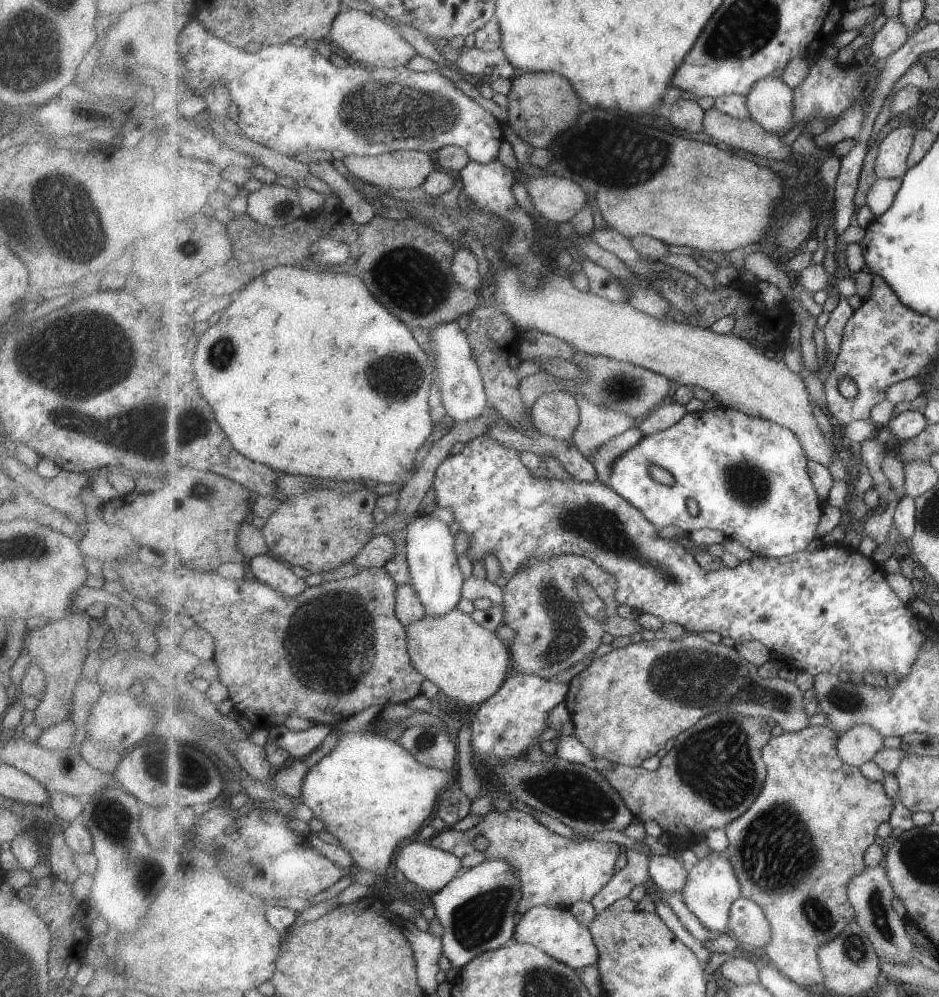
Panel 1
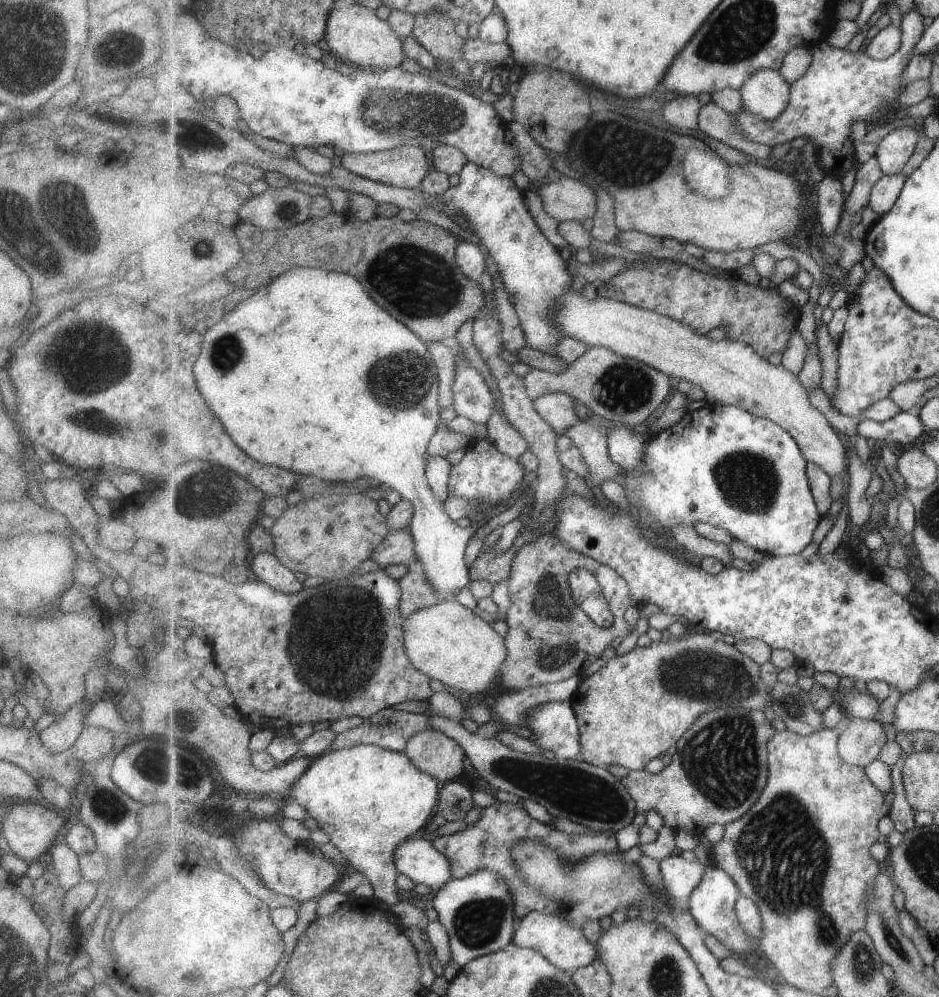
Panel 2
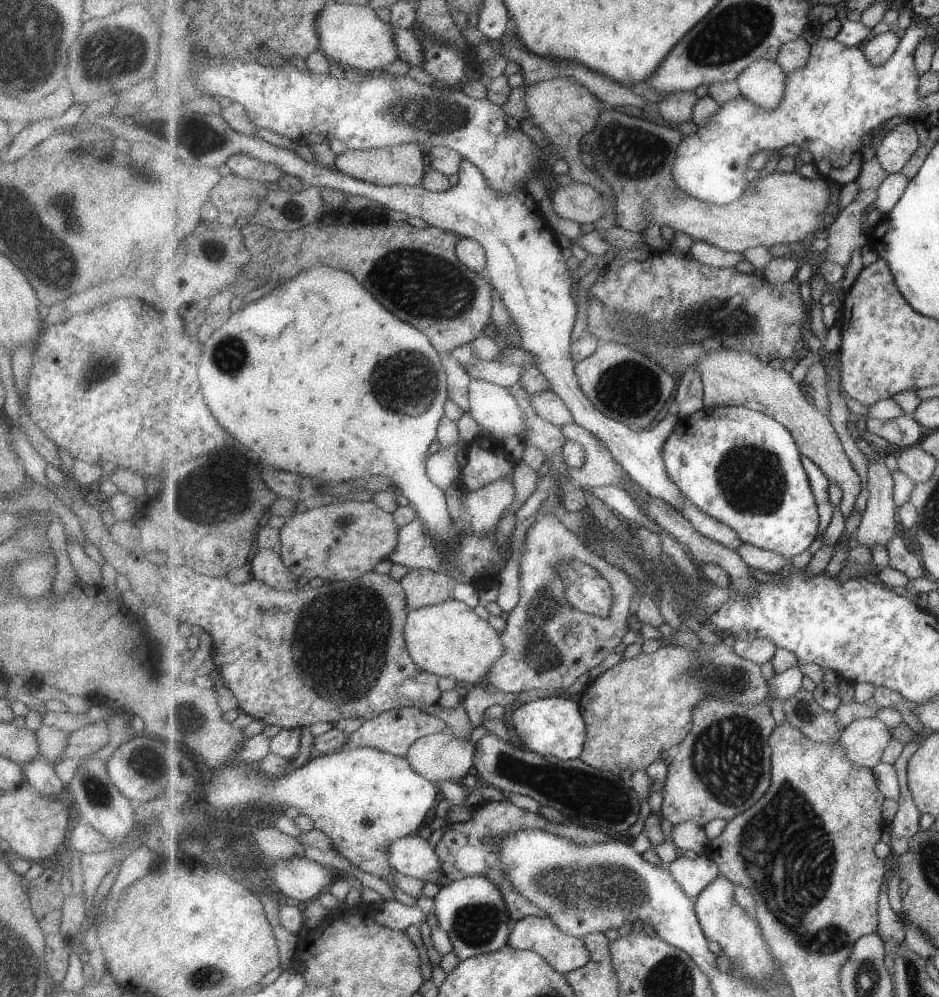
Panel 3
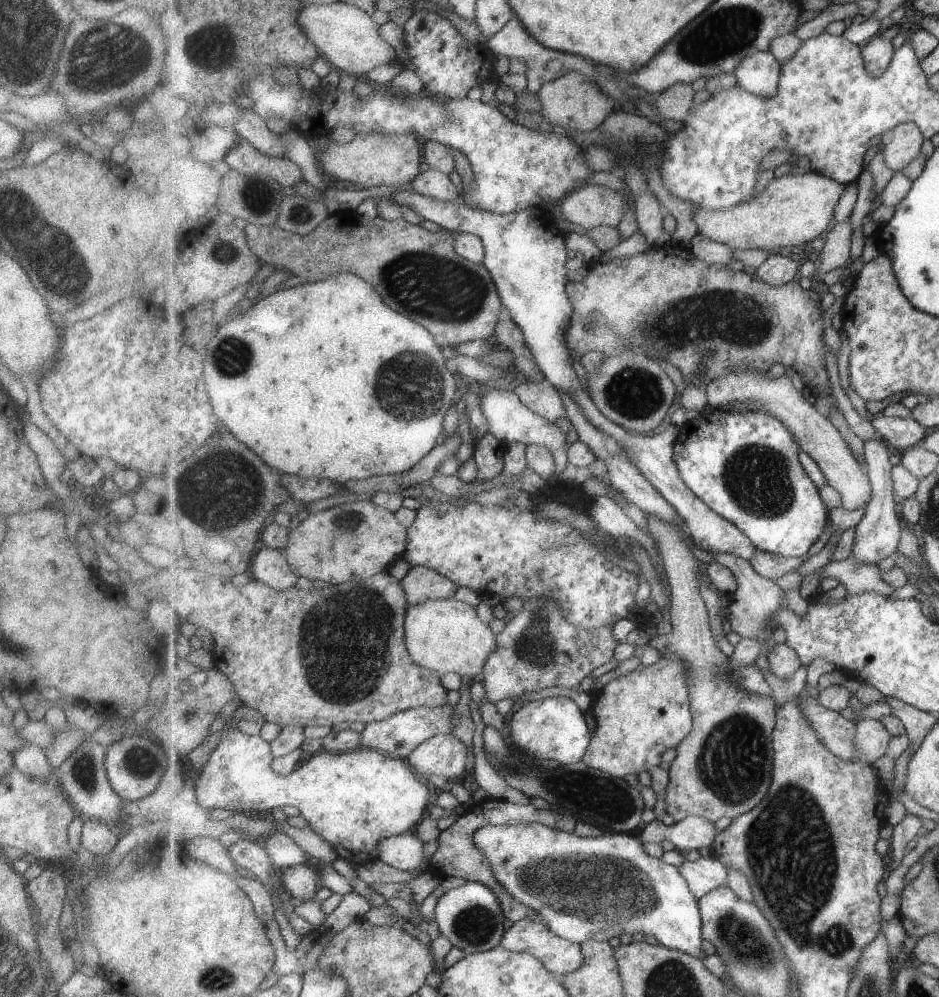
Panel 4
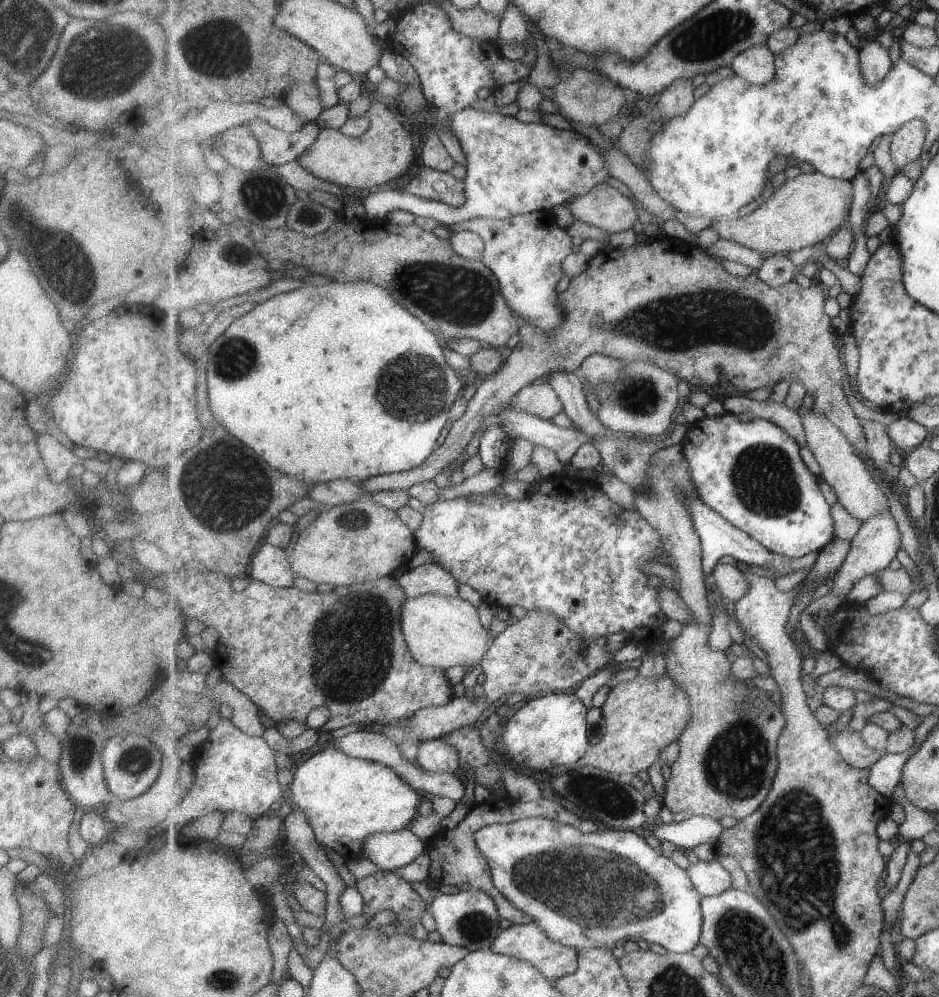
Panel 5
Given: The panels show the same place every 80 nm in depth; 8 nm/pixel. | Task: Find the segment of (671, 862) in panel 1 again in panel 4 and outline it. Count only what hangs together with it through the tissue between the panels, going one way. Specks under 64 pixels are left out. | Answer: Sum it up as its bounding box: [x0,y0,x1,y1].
[678,858,728,899]

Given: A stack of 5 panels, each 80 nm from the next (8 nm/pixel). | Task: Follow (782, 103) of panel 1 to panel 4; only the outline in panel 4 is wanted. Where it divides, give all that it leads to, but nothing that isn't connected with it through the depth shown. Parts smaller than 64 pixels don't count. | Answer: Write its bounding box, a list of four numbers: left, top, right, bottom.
[734,51,782,97]

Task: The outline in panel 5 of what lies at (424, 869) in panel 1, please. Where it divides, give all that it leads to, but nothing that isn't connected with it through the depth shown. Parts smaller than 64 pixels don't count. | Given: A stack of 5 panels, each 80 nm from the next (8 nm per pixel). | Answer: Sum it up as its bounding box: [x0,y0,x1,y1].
[364,828,426,871]

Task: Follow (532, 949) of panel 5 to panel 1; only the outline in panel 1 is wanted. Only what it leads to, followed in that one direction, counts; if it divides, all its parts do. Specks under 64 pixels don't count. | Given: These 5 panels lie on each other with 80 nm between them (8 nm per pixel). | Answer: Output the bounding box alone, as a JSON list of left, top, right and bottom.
[513,905,600,970]

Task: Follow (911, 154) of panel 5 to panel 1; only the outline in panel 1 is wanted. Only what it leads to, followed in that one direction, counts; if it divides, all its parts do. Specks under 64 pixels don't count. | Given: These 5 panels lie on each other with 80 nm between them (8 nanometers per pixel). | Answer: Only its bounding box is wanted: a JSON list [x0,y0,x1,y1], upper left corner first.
[876,127,916,179]

